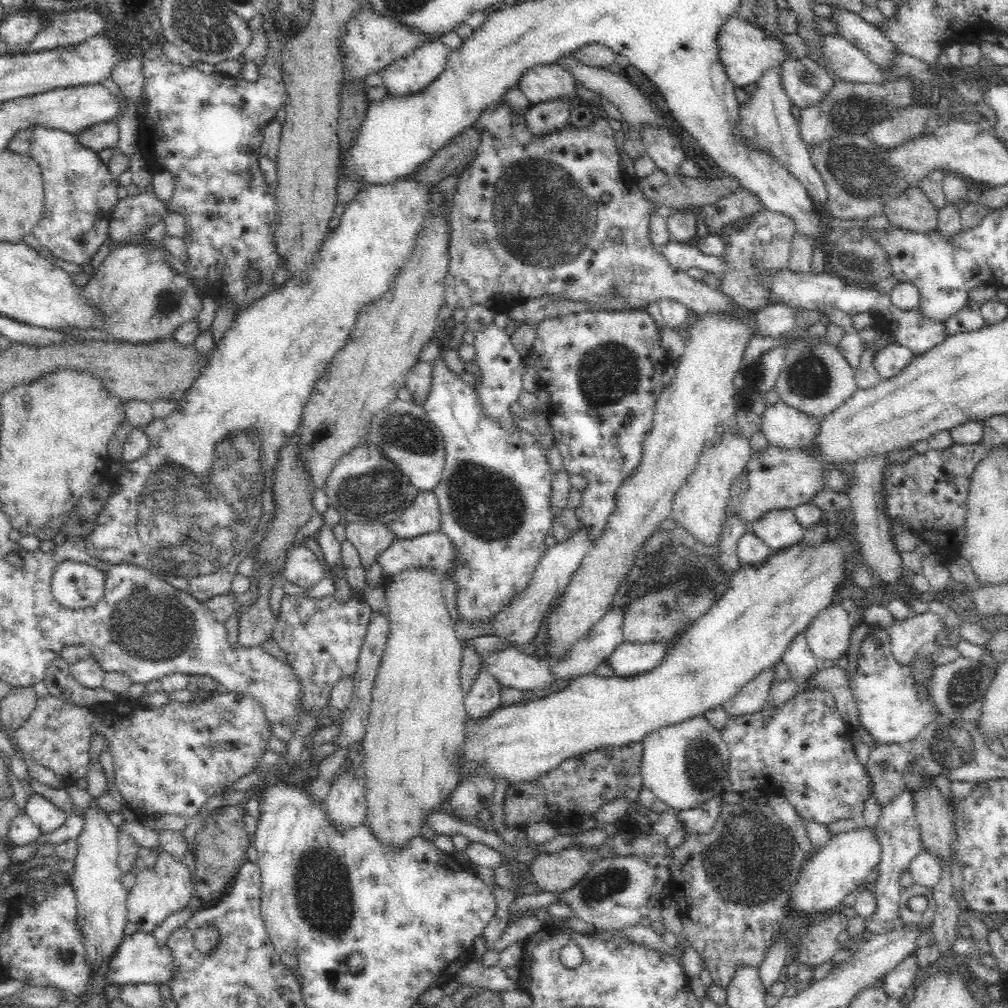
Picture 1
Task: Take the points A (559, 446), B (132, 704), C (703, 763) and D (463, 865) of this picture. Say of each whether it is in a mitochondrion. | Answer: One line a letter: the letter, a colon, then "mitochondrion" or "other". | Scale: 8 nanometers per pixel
A: other
B: other
C: mitochondrion
D: other

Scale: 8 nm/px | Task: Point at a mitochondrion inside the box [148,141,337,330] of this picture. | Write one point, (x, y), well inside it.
(167, 301)

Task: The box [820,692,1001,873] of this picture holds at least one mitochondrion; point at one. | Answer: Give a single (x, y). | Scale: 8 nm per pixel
(934, 753)

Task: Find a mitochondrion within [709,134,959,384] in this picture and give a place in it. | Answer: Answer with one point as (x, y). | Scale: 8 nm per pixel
(863, 174)

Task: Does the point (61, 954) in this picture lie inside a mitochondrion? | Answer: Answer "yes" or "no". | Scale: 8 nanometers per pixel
yes

